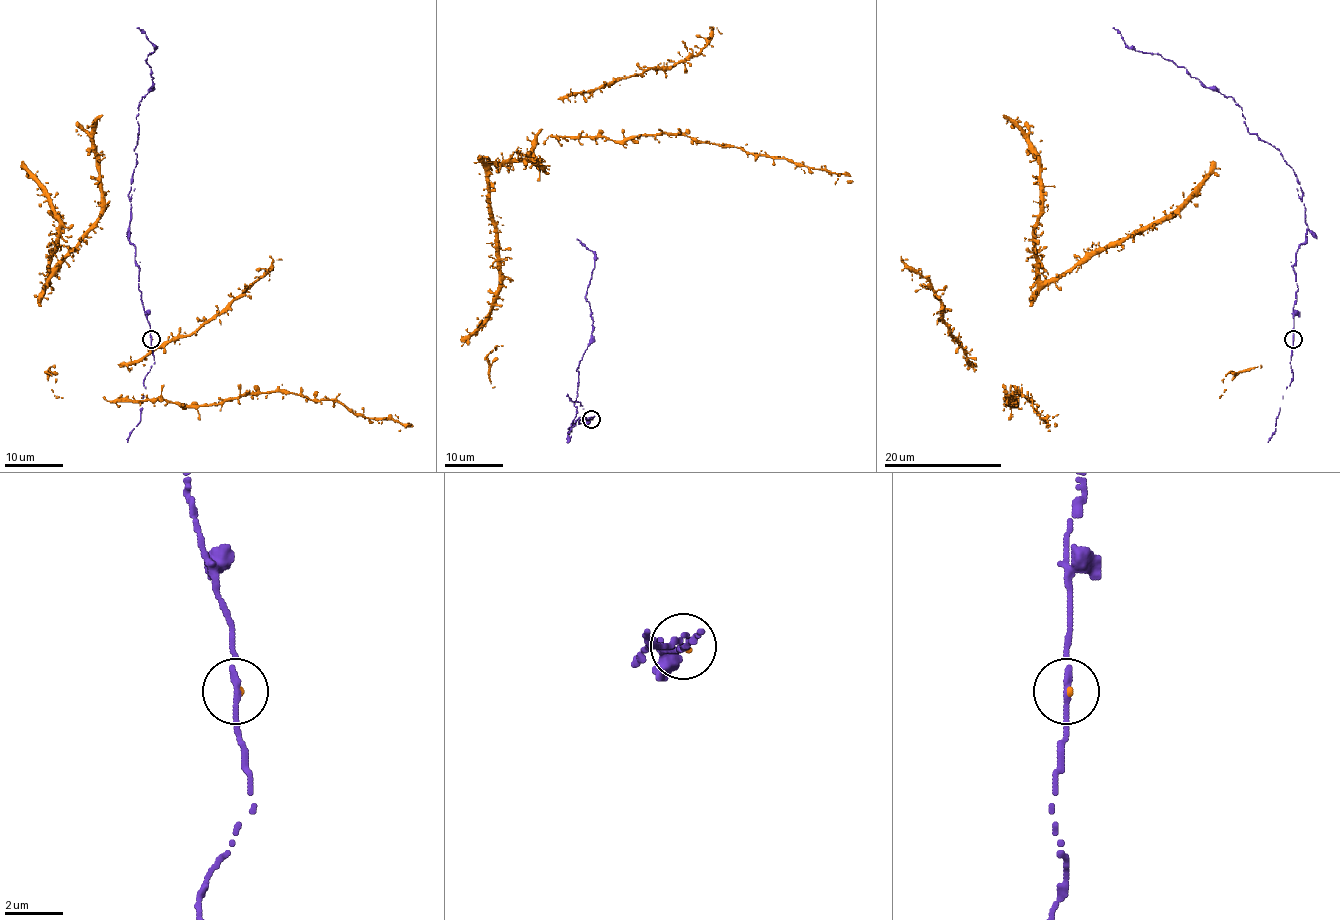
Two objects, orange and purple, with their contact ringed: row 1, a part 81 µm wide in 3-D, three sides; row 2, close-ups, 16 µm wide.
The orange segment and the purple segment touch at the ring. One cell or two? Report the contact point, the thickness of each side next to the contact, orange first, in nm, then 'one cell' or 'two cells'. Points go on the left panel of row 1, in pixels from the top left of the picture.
at (151, 339); 100 nm thick on the orange side, 190 nm on the other; one cell

